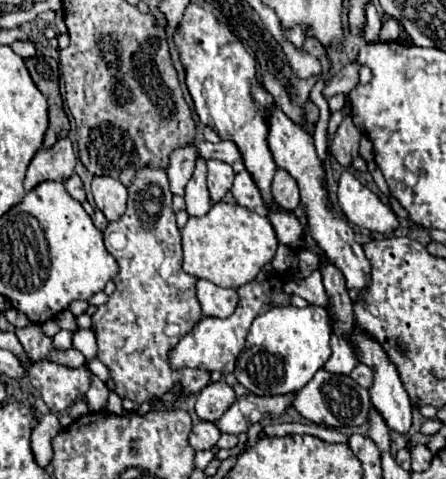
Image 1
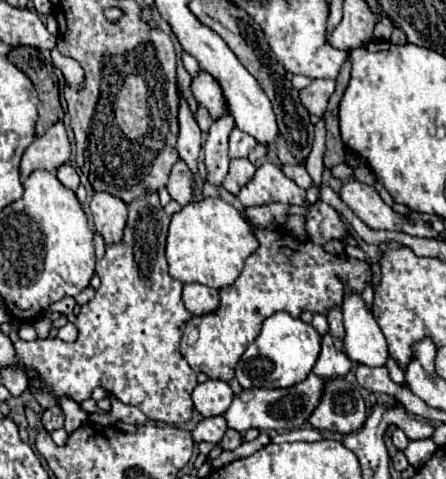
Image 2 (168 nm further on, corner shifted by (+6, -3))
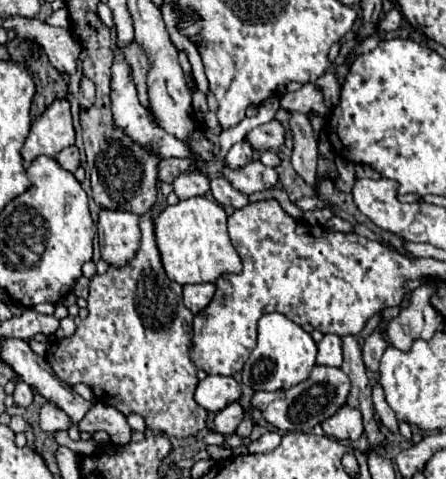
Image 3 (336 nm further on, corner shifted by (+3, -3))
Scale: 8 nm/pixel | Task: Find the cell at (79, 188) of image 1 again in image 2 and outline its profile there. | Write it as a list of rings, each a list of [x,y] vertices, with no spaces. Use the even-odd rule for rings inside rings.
[[[70,163],[62,165],[62,169],[58,169],[56,177],[58,177],[58,181],[60,181],[64,187],[68,187],[68,189],[72,189],[72,191],[76,191],[76,189],[78,189],[78,185],[80,185],[78,173],[72,169],[72,165],[70,165]]]

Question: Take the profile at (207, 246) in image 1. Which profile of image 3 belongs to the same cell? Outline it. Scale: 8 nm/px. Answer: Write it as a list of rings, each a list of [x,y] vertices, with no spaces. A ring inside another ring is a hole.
[[[191,197],[185,201],[179,201],[173,207],[165,207],[155,217],[155,241],[157,249],[161,253],[161,263],[167,273],[167,277],[179,285],[187,283],[213,283],[221,273],[241,273],[241,259],[237,257],[237,251],[229,239],[227,233],[227,213],[223,207],[207,197]]]

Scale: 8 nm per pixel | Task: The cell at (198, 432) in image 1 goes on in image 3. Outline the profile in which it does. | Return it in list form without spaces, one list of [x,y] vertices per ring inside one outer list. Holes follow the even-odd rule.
[[[231,403],[215,415],[215,431],[223,435],[233,435],[237,425],[243,421],[243,417],[245,417],[243,407],[239,403]]]

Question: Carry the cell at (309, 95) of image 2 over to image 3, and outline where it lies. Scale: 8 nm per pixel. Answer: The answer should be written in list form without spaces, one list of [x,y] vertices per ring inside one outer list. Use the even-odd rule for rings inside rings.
[[[313,83],[303,85],[299,91],[295,93],[287,93],[281,97],[281,109],[285,111],[299,111],[299,113],[309,113],[309,111],[317,111],[319,117],[327,117],[329,109],[323,103],[323,95],[319,93],[319,89],[315,89]]]

